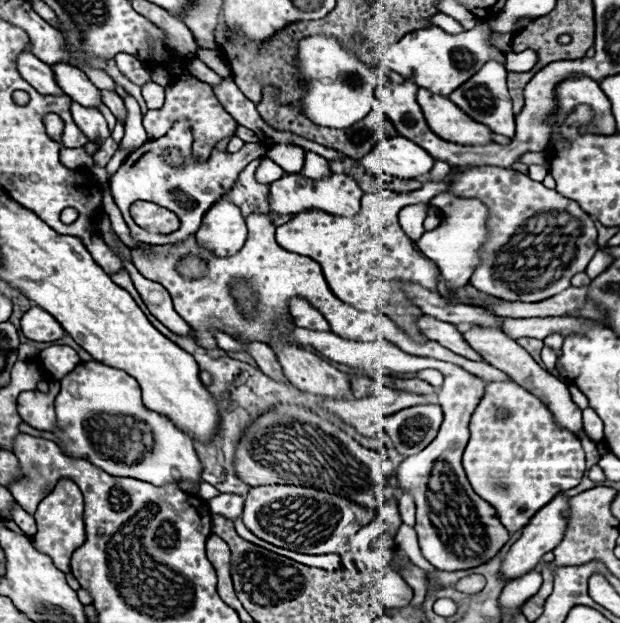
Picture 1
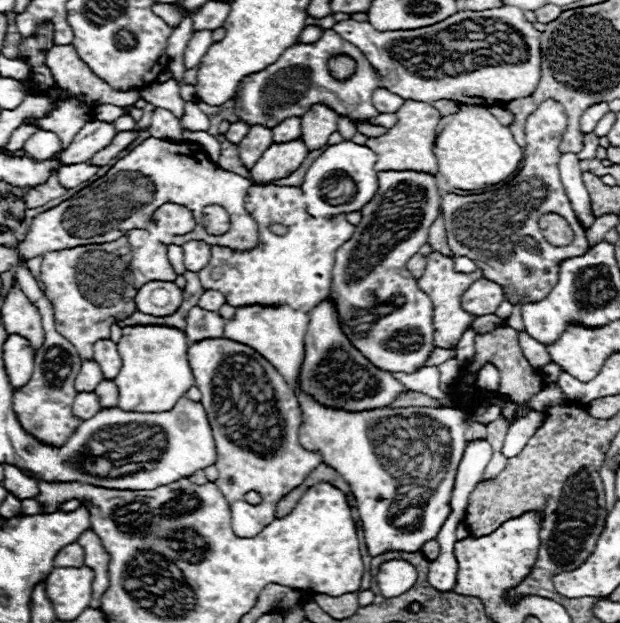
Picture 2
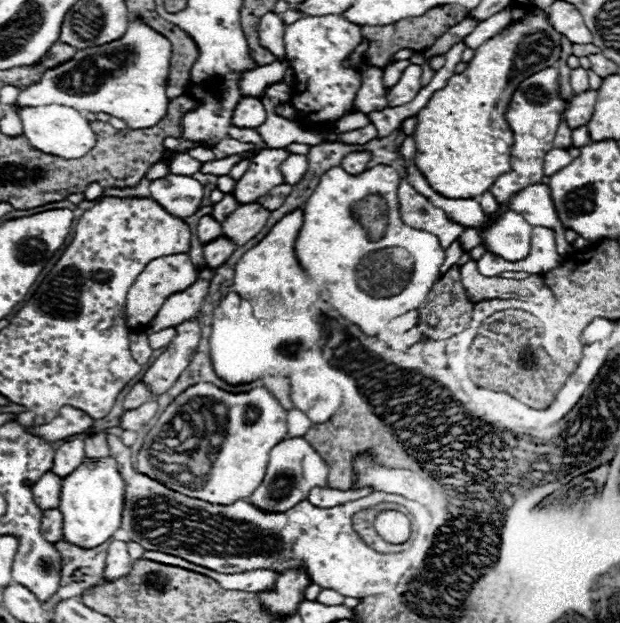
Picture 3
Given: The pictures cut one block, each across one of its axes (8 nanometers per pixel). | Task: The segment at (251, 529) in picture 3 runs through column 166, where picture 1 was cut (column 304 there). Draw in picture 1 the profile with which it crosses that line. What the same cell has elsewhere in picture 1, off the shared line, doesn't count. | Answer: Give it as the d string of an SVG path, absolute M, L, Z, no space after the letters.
M256 486L244 502L244 524L258 538L286 550L302 554L342 554L348 538L374 520L372 510L364 510L346 498L300 486Z

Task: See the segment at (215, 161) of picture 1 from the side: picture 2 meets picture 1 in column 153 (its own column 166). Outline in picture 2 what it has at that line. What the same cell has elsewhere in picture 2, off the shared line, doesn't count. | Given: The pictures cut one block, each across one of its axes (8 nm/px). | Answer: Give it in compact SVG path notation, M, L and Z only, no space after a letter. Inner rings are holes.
M148 138L140 146L136 146L128 156L120 158L102 178L92 182L88 188L78 192L78 196L64 200L56 208L38 214L32 224L26 240L20 244L24 258L34 258L46 252L54 252L60 248L74 248L84 244L102 244L112 242L124 232L132 228L148 228L154 230L150 224L148 214L154 212L160 204L174 202L190 208L196 218L196 230L184 236L166 234L162 238L164 244L186 244L190 240L204 240L210 246L226 246L232 250L252 250L258 244L258 224L246 212L244 196L250 188L250 182L234 172L222 170L214 164L208 154L198 148L196 144L176 144L170 140ZM148 176L150 180L142 180ZM218 204L230 212L230 230L224 236L210 236L202 224L202 214L206 206ZM70 224L70 232L64 228Z

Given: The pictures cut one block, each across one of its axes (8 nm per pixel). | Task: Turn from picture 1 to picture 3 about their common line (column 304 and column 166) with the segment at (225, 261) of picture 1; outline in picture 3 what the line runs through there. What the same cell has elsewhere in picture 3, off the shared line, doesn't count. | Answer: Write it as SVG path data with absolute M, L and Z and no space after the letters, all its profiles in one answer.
M172 254L172 256L152 260L128 290L126 318L128 318L130 328L144 330L152 322L156 312L162 308L162 304L168 296L172 296L174 292L182 292L184 288L188 288L194 282L196 282L196 268L190 262L188 254Z

